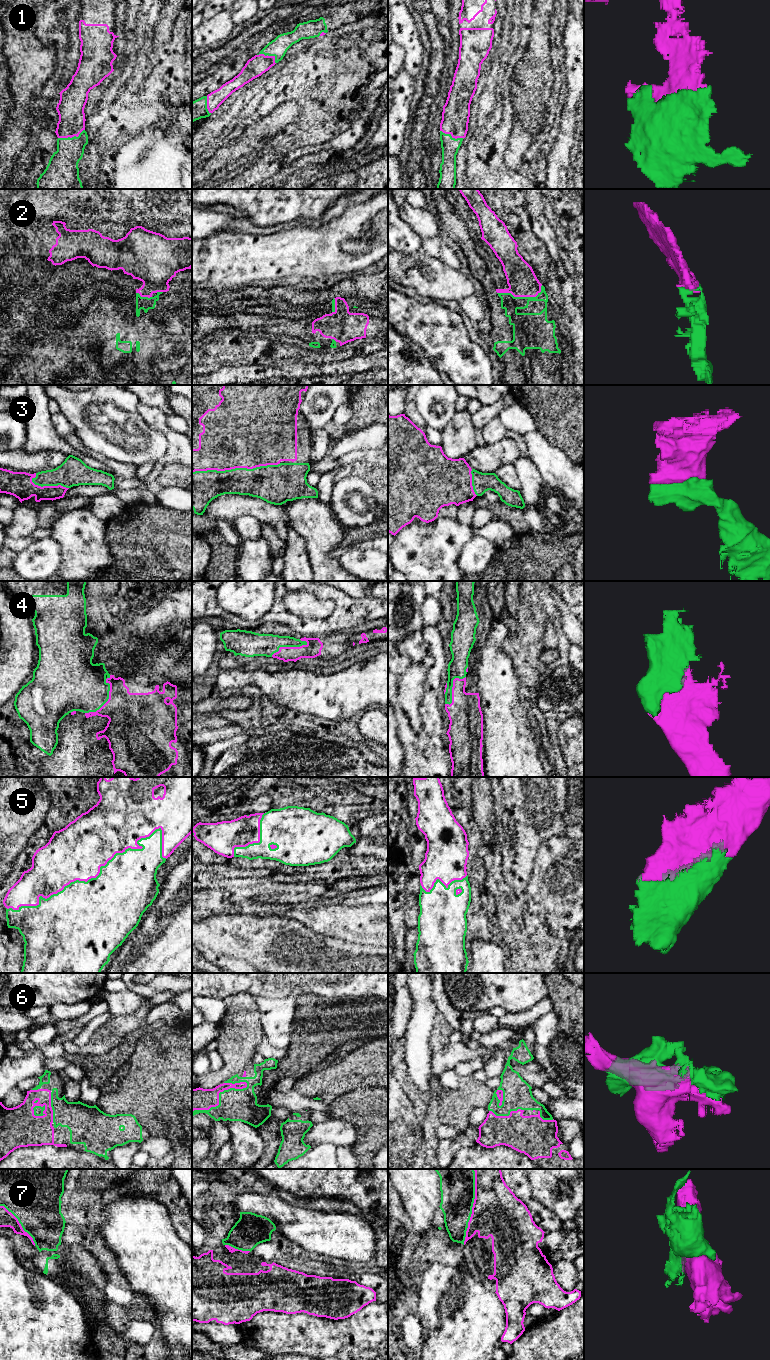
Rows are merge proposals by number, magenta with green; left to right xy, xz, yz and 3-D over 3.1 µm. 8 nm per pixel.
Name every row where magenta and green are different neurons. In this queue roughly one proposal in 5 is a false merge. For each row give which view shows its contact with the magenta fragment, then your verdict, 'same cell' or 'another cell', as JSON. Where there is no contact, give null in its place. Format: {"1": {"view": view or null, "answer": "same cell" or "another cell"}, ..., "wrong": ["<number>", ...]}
{"1": {"view": "xy", "answer": "same cell"}, "2": {"view": "yz", "answer": "same cell"}, "3": {"view": "xz", "answer": "same cell"}, "4": {"view": "xy", "answer": "same cell"}, "5": {"view": "xy", "answer": "same cell"}, "6": {"view": "xz", "answer": "another cell"}, "7": {"view": "yz", "answer": "another cell"}, "wrong": ["6", "7"]}

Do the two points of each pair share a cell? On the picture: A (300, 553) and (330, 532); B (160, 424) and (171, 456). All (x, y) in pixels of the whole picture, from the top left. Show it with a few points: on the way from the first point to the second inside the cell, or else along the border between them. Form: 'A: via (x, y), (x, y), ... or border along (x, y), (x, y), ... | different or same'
A: border along (293, 529), (305, 542), (312, 570) | different
B: via (168, 432), (172, 436), (172, 448) | same

